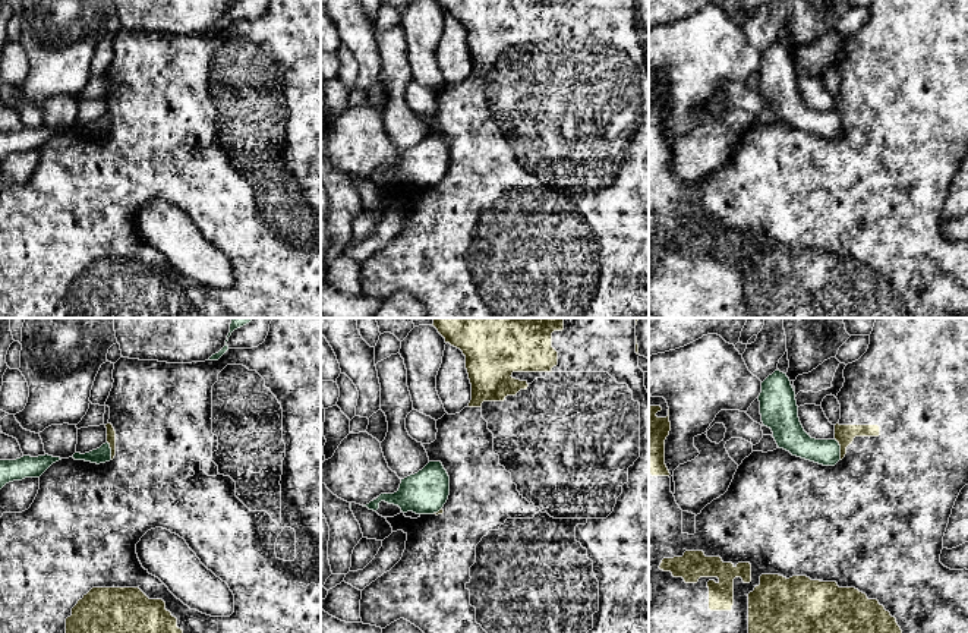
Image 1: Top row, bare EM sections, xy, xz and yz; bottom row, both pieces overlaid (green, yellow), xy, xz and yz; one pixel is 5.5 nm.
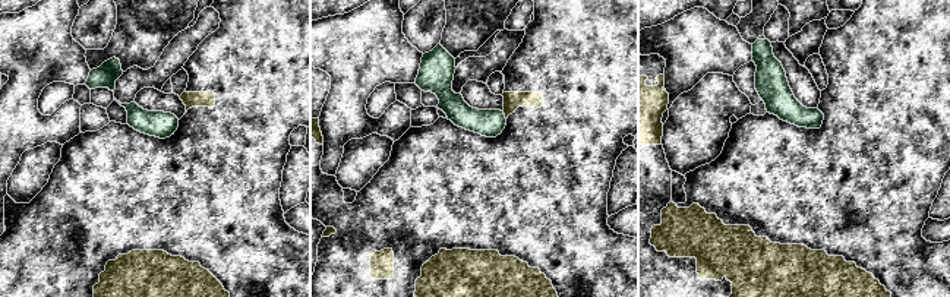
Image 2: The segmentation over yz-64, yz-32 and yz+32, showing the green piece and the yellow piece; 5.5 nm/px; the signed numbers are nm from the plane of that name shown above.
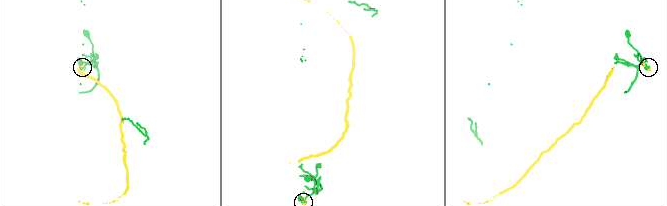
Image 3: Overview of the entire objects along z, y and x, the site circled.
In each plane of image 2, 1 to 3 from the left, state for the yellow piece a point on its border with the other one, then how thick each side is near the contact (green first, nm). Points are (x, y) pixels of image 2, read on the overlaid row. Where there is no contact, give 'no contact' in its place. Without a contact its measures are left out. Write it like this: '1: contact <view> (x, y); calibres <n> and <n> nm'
1: no contact
2: contact yz-32 (504, 116); calibres 150 and 100 nm
3: no contact

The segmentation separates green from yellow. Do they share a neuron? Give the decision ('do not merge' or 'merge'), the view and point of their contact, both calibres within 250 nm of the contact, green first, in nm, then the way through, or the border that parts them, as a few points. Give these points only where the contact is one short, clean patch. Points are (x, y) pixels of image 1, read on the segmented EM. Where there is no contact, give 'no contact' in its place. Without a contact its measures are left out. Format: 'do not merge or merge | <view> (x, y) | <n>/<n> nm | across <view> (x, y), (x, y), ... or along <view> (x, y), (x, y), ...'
do not merge | yz (839, 449) | 150/110 nm

